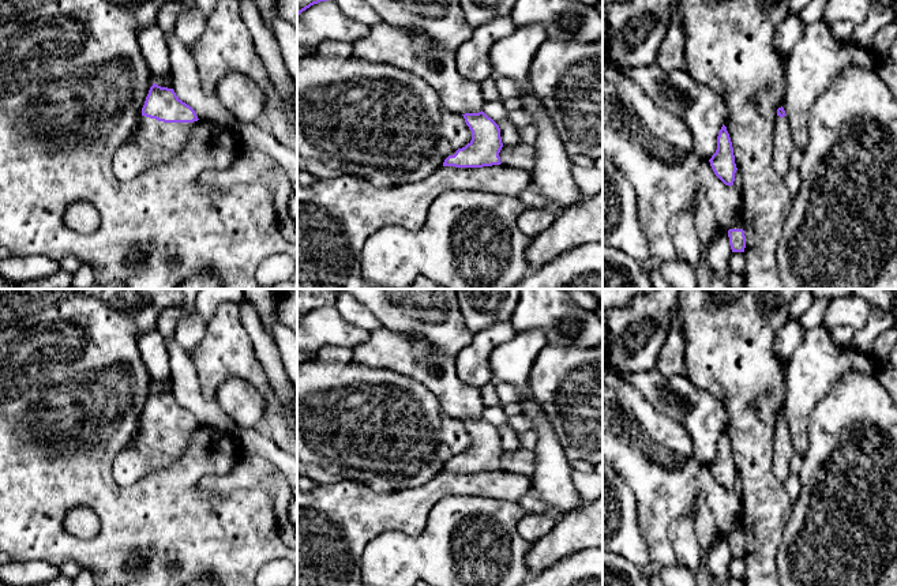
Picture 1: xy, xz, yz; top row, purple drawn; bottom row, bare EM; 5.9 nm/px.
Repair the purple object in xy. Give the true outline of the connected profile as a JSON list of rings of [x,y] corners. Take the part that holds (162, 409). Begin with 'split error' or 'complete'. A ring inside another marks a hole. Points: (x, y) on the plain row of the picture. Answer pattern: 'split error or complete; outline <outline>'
split error; outline [[[153,388],[138,433],[116,457],[115,481],[130,487],[153,470],[169,467],[180,459],[199,428],[195,416],[173,394]]]

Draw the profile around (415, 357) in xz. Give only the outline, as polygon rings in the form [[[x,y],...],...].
[[[379,327],[369,333],[369,339],[354,348],[353,363],[393,371],[420,382],[440,402],[442,409],[450,417],[465,420],[483,416],[485,405],[481,401],[481,388],[470,387],[457,375],[457,357],[443,353],[424,338],[394,333]]]

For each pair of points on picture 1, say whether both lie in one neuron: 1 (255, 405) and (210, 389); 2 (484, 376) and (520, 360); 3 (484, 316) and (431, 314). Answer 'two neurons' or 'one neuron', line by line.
1: two neurons
2: two neurons
3: two neurons

